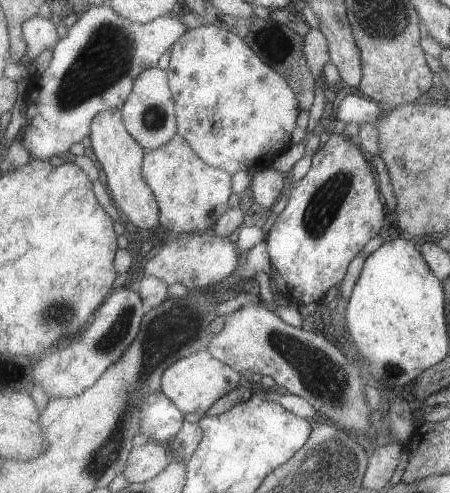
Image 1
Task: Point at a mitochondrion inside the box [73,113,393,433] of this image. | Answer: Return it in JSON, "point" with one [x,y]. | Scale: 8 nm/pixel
{"point":[322,374]}

